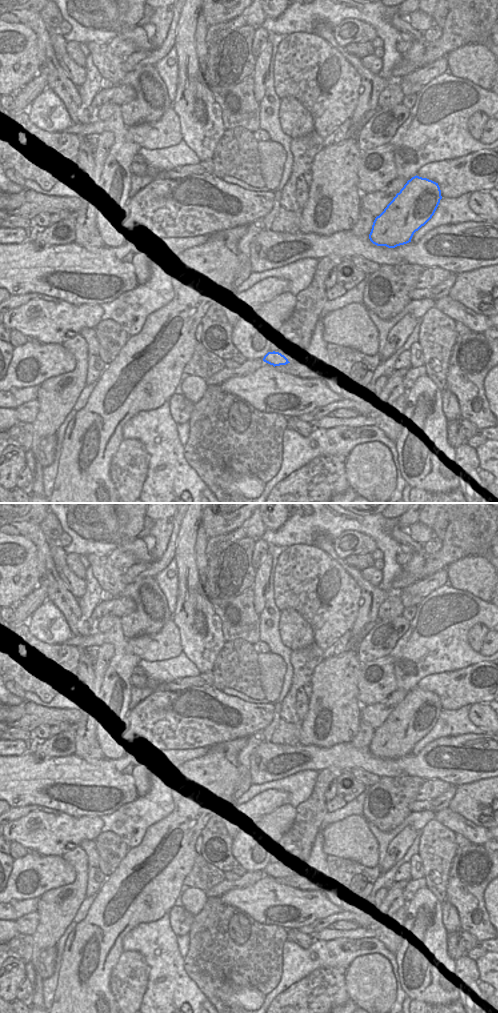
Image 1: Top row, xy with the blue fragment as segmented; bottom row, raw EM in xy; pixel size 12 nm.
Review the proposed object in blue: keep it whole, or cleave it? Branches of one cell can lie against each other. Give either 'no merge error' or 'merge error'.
no merge error

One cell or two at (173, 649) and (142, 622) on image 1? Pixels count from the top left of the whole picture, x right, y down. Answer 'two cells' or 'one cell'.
two cells

